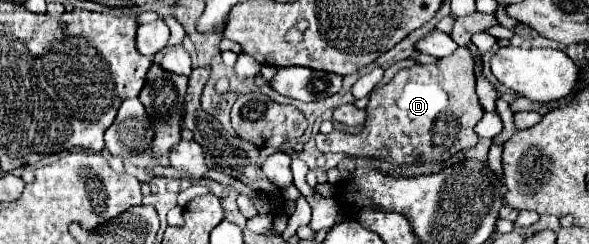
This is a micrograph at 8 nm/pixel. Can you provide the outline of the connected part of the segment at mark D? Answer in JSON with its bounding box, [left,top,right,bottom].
[316,48,484,164]

